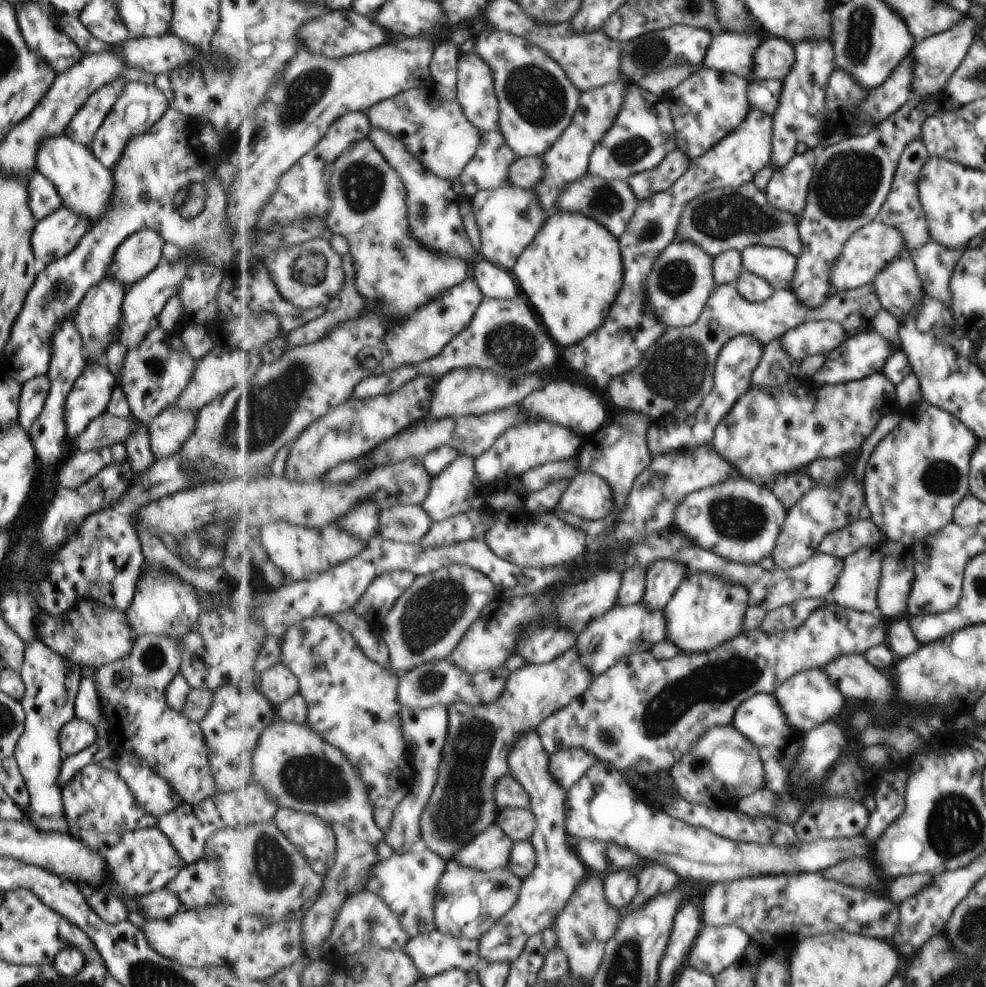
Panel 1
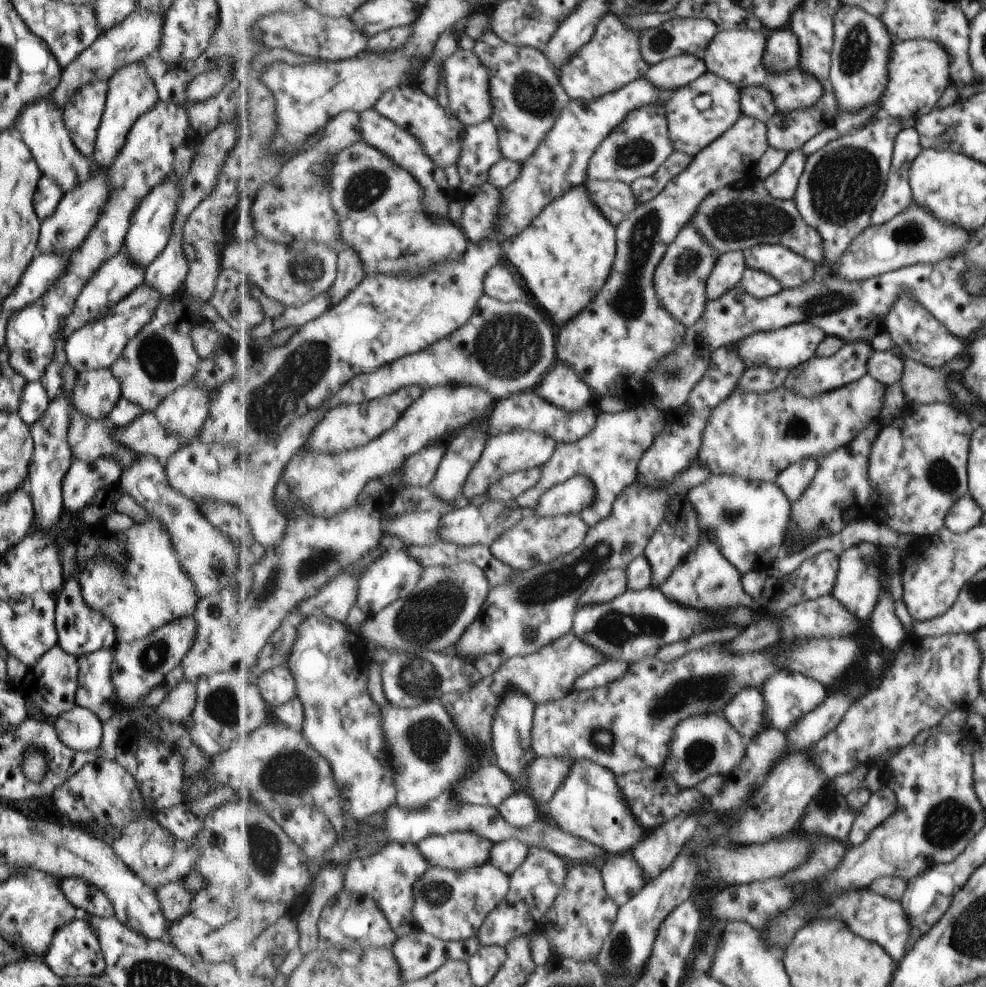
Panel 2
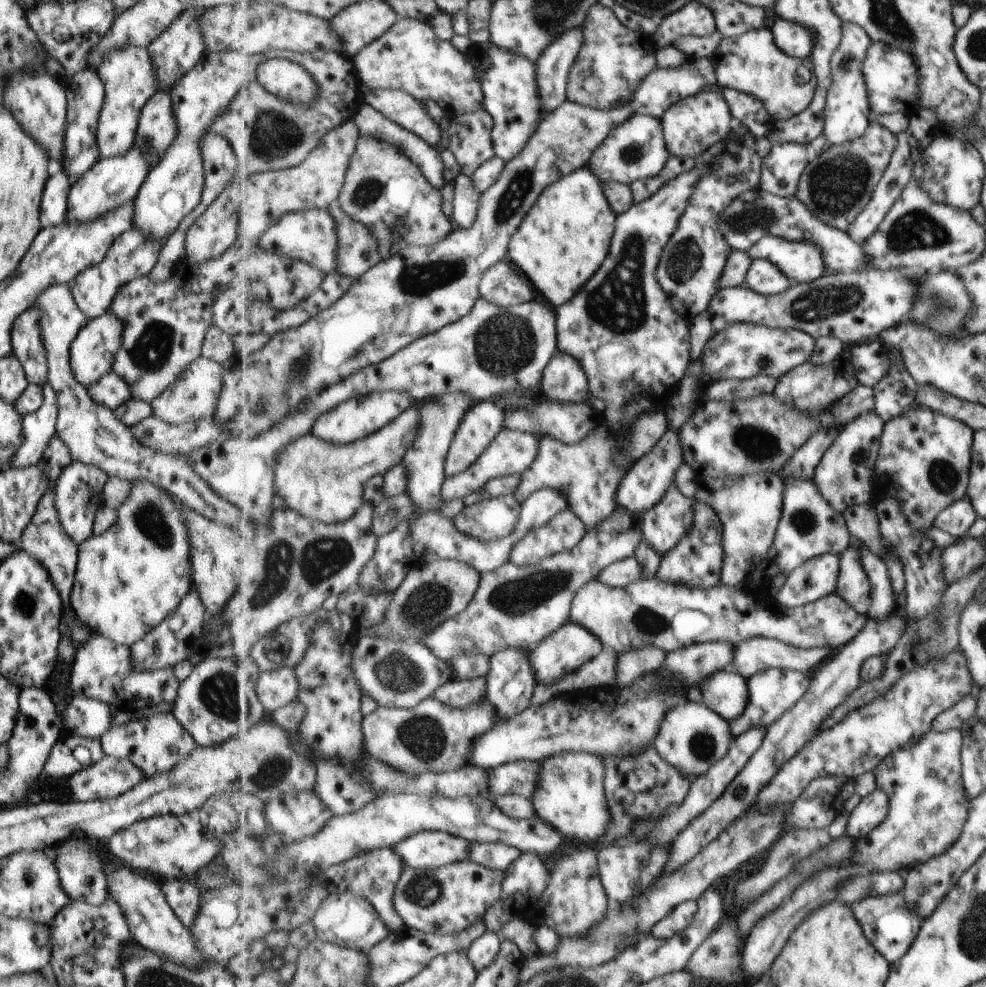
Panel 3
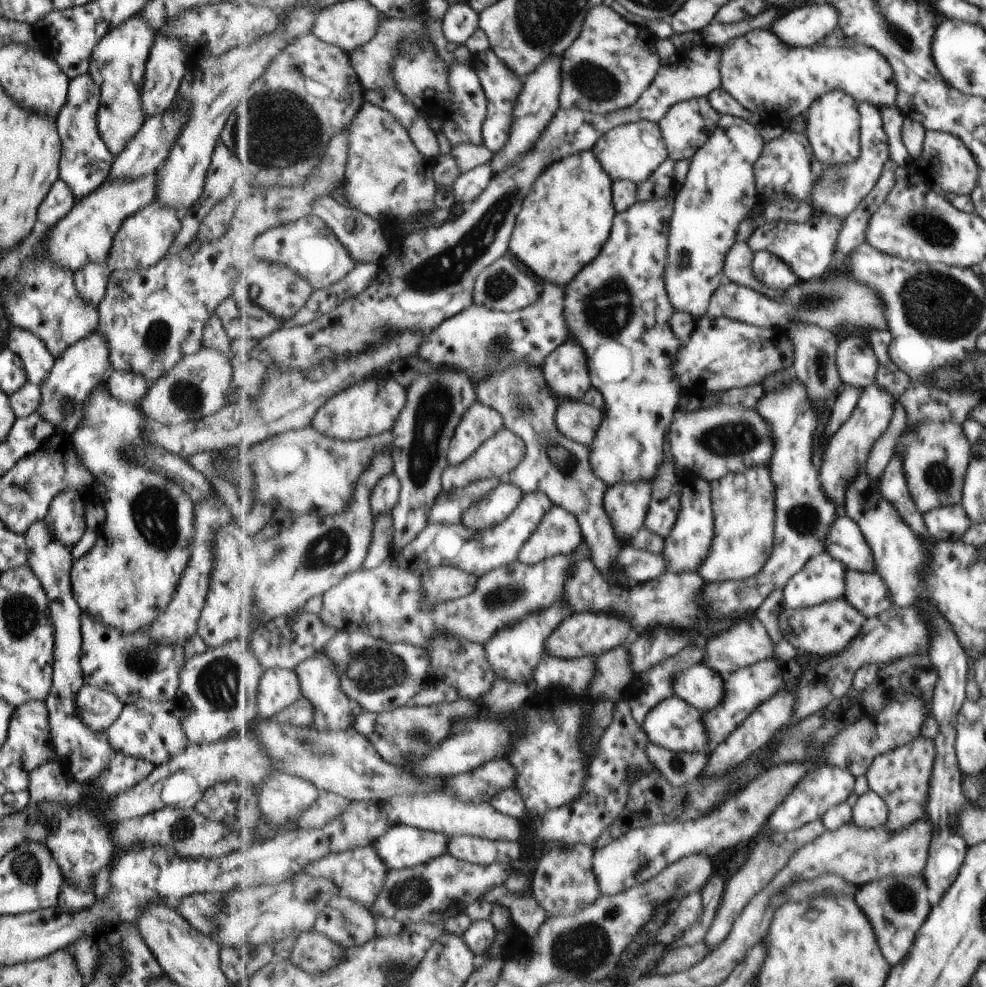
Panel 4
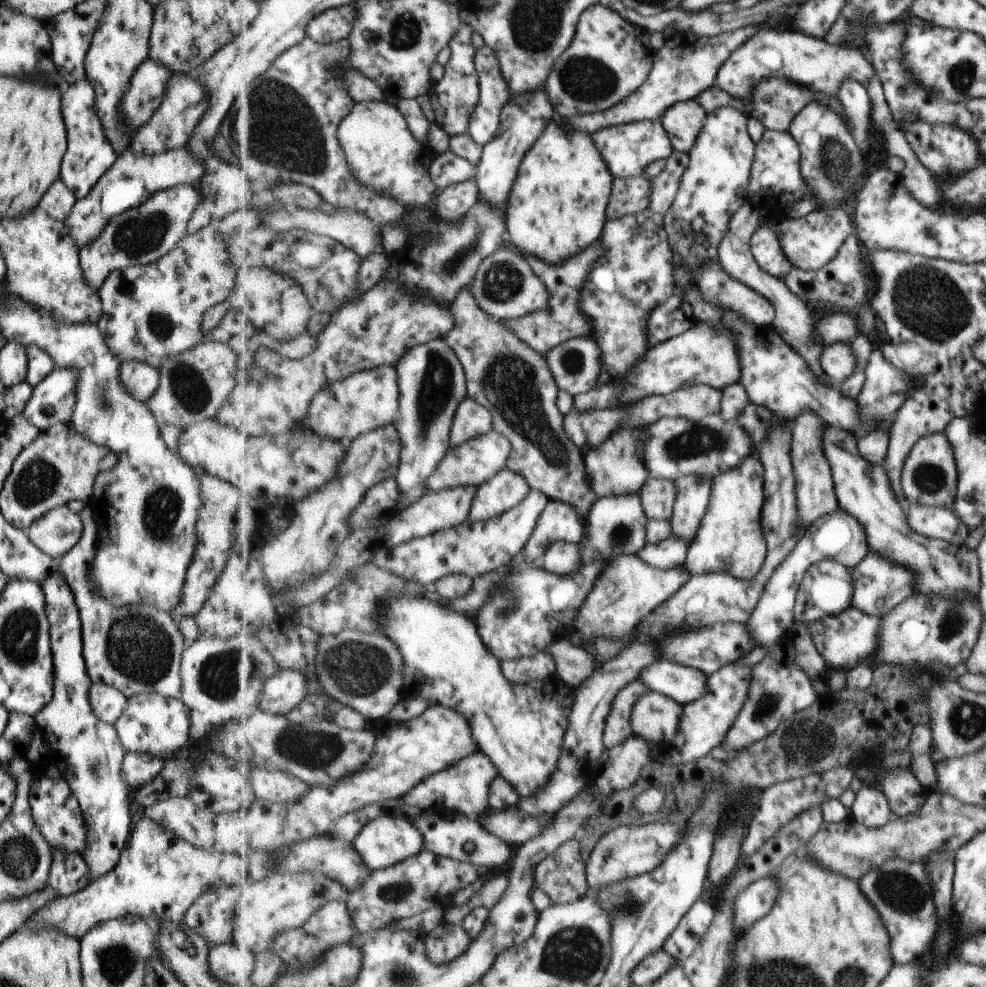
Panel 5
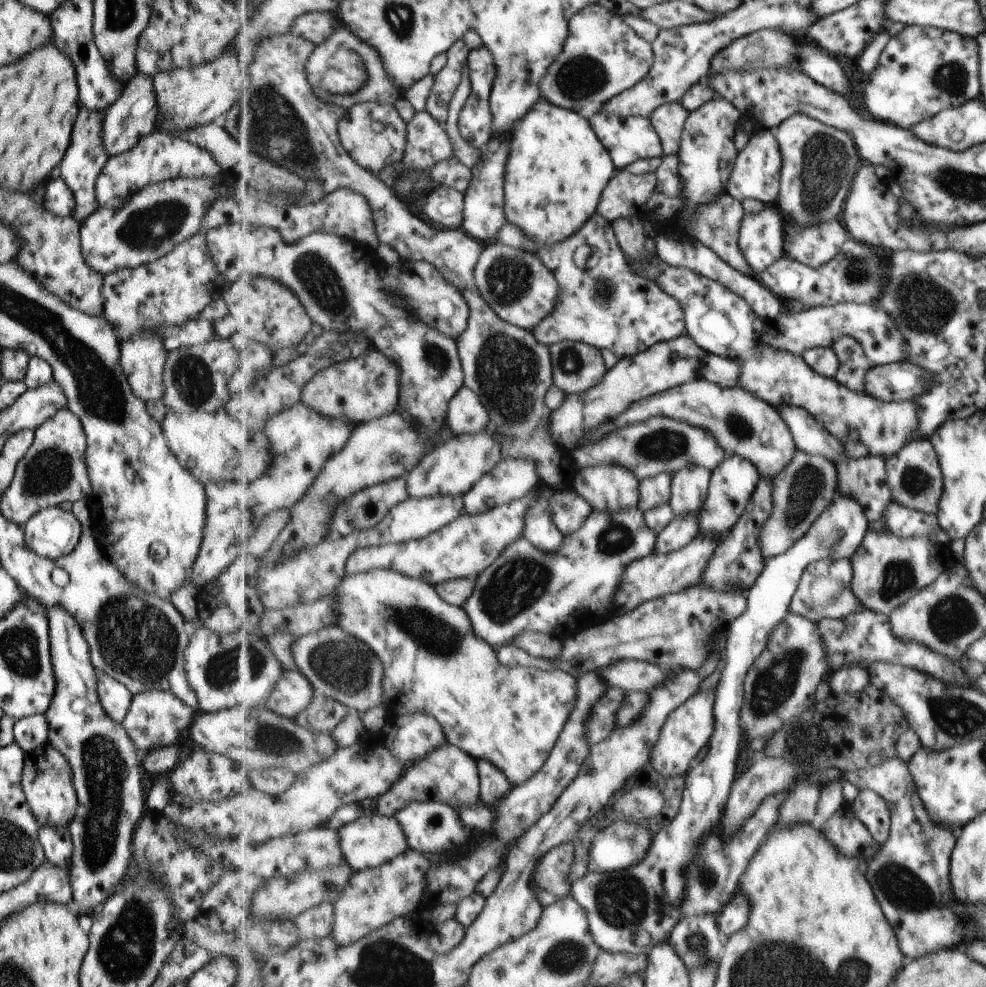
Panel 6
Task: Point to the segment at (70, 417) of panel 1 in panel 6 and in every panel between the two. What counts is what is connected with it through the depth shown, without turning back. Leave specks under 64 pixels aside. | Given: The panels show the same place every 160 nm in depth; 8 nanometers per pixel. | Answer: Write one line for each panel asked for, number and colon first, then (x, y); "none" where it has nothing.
2: (96, 392)
3: (109, 391)
4: (126, 387)
5: (140, 380)
6: (141, 359)

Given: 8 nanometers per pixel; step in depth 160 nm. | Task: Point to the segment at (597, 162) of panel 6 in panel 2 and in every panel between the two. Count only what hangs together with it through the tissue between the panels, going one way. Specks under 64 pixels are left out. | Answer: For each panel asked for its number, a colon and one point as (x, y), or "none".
2: (566, 256)
3: (563, 242)
4: (567, 219)
5: (558, 206)

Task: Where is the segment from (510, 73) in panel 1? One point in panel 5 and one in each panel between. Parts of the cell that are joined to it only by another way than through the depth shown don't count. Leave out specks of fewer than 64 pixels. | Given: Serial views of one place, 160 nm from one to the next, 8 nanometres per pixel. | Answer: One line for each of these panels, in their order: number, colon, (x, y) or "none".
2: (527, 94)
3: (512, 96)
4: (502, 85)
5: (484, 125)

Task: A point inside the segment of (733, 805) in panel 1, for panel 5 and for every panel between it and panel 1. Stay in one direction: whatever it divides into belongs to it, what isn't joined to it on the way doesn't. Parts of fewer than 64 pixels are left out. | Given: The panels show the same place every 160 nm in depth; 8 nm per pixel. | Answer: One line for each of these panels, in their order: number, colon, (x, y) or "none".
2: (705, 745)
3: (693, 738)
4: (675, 724)
5: (656, 717)

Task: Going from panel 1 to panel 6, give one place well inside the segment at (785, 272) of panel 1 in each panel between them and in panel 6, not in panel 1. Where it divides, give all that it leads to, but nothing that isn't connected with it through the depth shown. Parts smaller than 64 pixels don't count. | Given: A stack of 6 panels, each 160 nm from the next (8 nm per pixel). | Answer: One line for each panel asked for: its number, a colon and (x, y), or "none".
2: (792, 270)
3: (803, 262)
4: (808, 248)
5: (812, 242)
6: (815, 245)

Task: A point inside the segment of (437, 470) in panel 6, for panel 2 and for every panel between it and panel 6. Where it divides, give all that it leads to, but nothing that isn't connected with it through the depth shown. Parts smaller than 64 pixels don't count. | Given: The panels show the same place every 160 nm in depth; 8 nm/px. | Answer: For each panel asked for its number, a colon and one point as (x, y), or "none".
2: (516, 451)
3: (513, 452)
4: (500, 455)
5: (476, 462)

